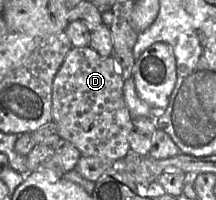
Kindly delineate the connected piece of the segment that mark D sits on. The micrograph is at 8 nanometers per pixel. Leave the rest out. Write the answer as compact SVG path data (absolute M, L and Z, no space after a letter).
M89 46L72 48L52 84L52 118L59 136L72 143L85 156L98 156L120 162L130 153L129 135L133 117L124 99L125 80L115 59L102 57Z

